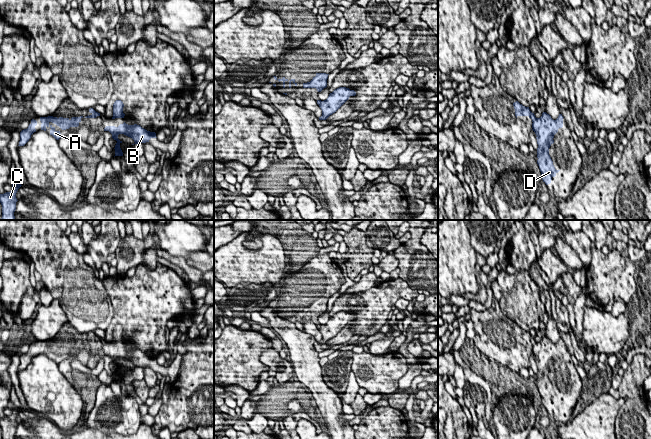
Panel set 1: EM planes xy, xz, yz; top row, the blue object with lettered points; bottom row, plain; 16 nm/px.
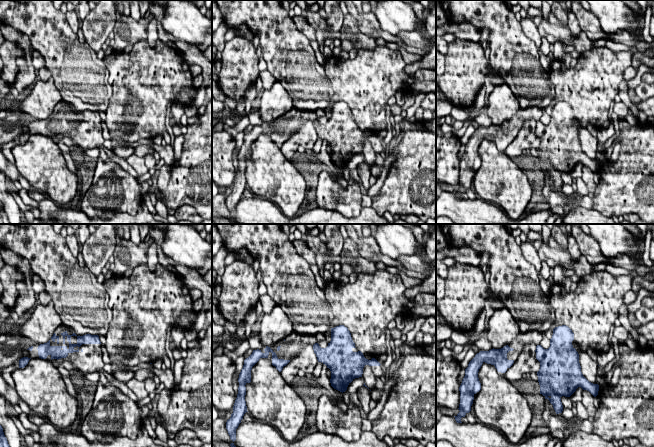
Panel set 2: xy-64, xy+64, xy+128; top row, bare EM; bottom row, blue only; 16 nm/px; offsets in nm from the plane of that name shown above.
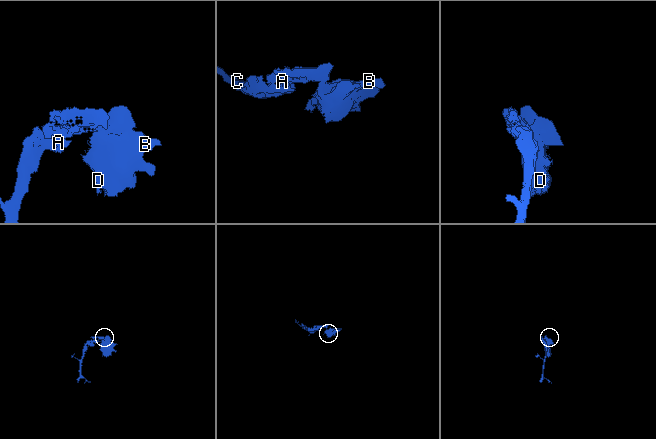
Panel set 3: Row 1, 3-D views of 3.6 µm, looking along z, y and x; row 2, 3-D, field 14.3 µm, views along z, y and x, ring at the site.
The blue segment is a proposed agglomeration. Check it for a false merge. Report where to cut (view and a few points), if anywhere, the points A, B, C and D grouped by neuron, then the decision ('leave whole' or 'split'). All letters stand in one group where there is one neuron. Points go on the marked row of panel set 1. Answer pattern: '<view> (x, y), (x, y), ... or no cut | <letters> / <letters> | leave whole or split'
yz (531, 112), (530, 117) | A C / B D | split

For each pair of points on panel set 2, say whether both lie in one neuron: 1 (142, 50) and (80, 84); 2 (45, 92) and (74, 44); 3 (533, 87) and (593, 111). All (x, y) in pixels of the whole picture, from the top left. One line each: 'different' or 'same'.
1: different
2: different
3: different

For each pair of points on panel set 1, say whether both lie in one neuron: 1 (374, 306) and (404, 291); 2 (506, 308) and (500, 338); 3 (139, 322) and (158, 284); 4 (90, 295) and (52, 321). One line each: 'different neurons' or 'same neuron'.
1: same neuron
2: different neurons
3: same neuron
4: different neurons

